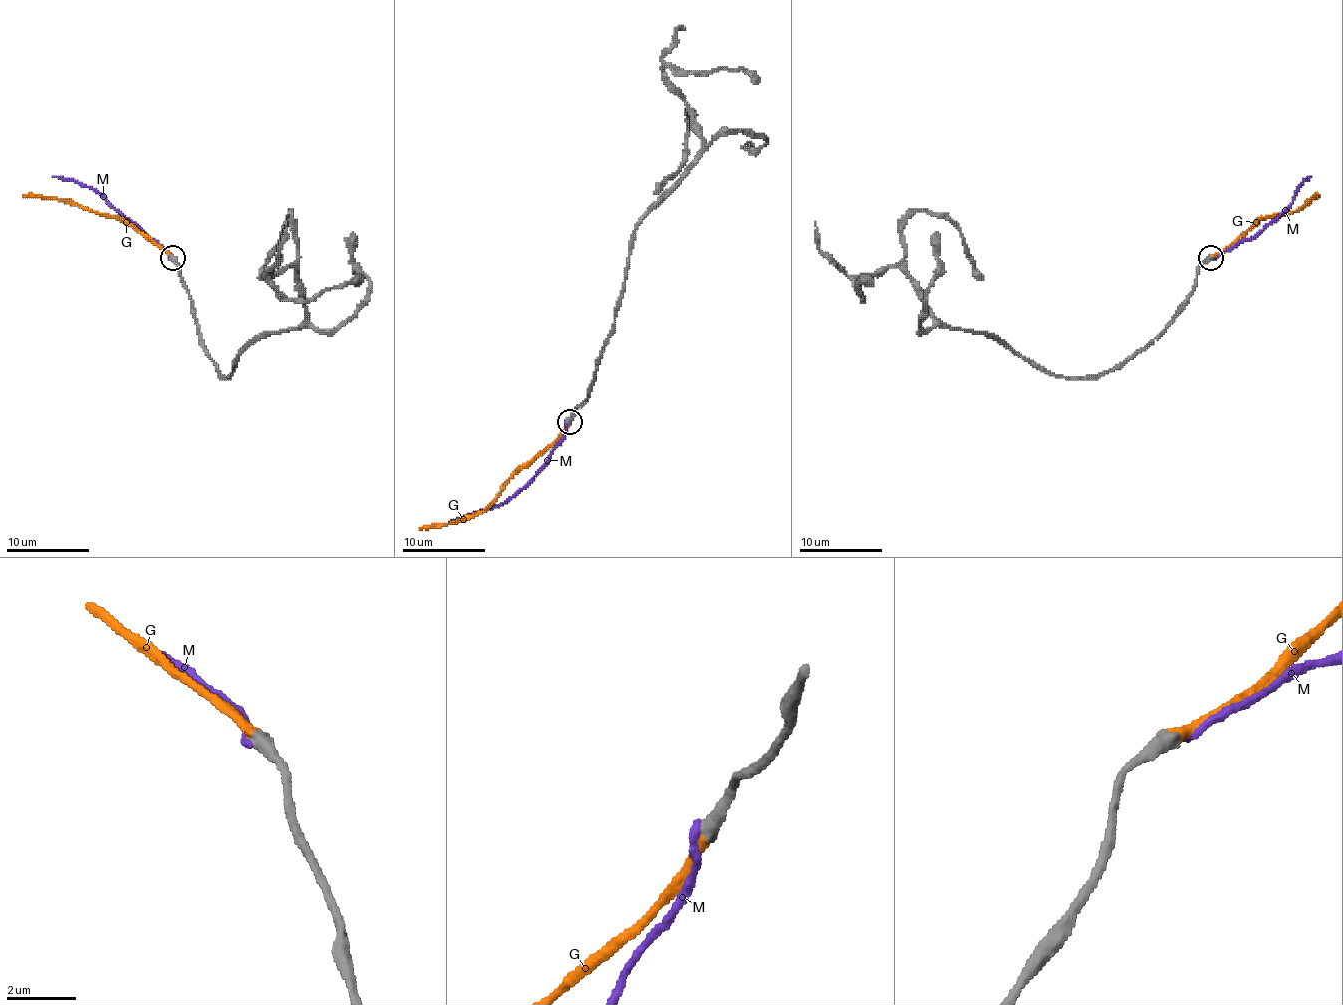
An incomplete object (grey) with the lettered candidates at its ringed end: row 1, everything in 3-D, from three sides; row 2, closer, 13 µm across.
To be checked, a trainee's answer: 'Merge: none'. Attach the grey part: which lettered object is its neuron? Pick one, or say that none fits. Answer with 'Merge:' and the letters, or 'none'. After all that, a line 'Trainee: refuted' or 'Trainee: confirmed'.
Merge: G
Trainee: refuted

